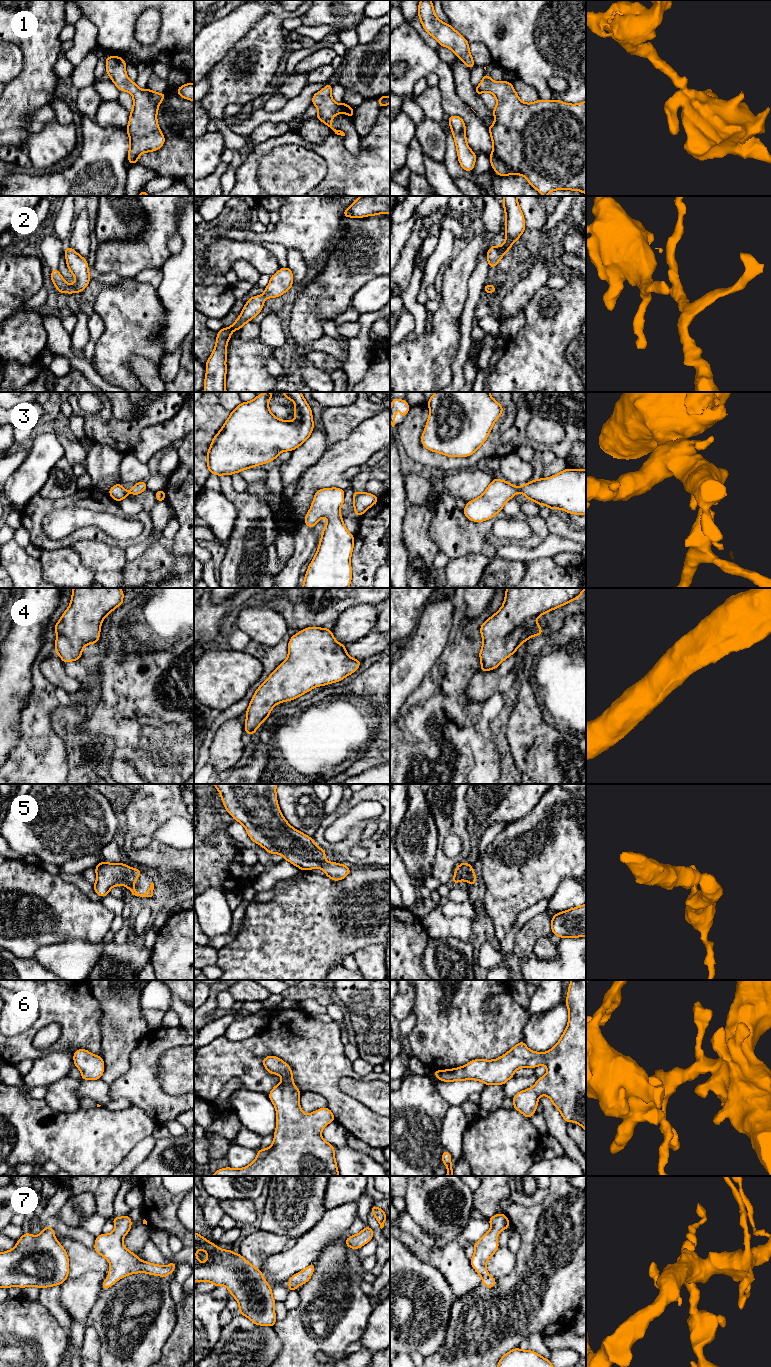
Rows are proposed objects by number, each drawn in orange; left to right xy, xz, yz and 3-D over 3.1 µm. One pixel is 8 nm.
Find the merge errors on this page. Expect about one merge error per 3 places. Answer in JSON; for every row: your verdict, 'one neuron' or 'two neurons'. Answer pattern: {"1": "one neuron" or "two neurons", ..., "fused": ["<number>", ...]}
{"1": "one neuron", "2": "one neuron", "3": "one neuron", "4": "one neuron", "5": "one neuron", "6": "one neuron", "7": "one neuron", "fused": []}

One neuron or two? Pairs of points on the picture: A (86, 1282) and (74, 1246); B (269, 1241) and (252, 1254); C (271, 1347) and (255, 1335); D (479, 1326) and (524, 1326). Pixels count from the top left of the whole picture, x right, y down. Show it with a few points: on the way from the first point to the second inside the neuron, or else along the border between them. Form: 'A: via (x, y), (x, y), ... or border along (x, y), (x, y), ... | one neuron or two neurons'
A: border along (106, 1272), (87, 1271), (79, 1276), (68, 1278) | two neurons
B: via (265, 1243), (256, 1250) | one neuron
C: via (267, 1343), (259, 1339) | one neuron
D: via (490, 1326), (513, 1326) | one neuron

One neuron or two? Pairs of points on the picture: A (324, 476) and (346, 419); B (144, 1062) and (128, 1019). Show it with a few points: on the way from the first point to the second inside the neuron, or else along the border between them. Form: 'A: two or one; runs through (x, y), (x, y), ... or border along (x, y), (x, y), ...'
A: two; border along (357, 426), (345, 437), (329, 445)
B: two; border along (149, 1030), (131, 1052), (128, 1066)

